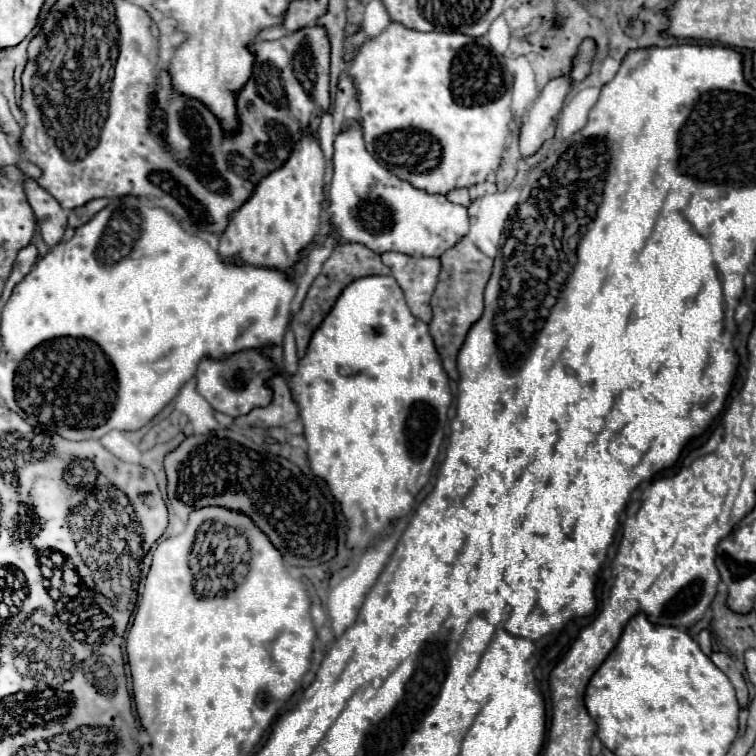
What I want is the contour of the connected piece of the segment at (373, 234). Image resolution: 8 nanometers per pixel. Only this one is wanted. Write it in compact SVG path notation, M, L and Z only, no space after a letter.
M347 129L335 139L335 171L329 189L329 221L337 225L339 243L355 241L363 243L375 253L399 251L413 257L441 257L449 247L457 245L469 233L469 213L467 207L451 203L445 195L431 195L415 189L411 183L395 177L387 169L383 169L365 149L361 129Z

